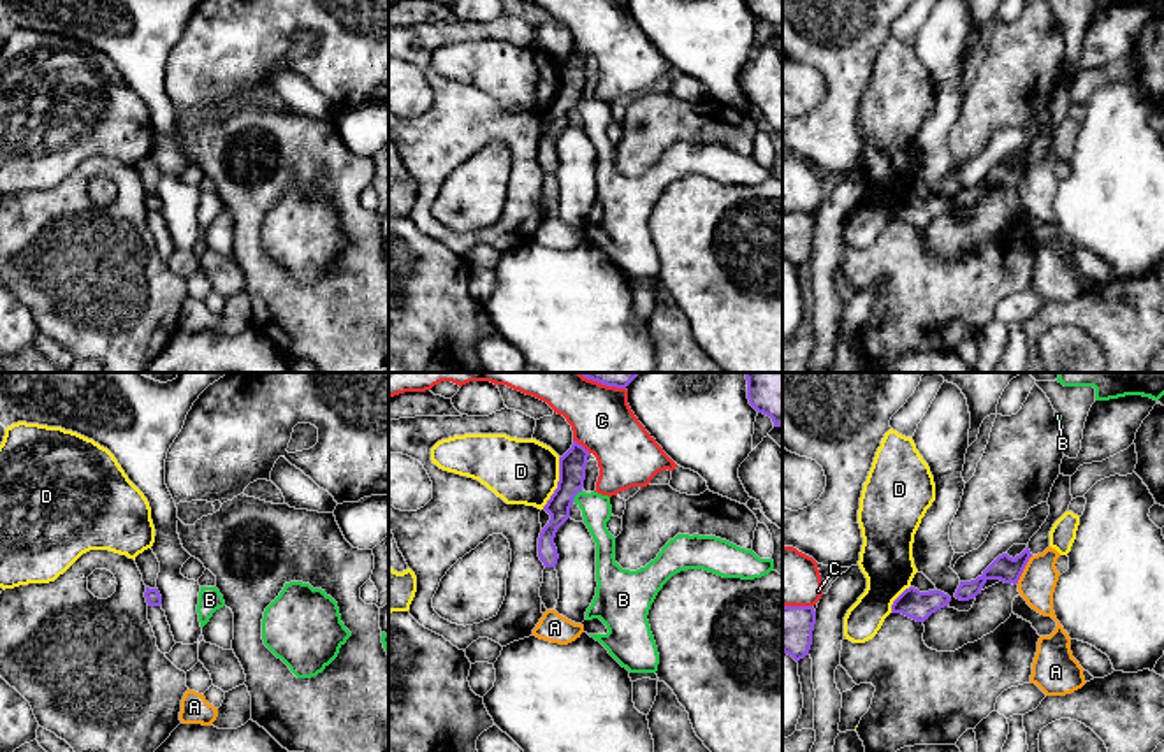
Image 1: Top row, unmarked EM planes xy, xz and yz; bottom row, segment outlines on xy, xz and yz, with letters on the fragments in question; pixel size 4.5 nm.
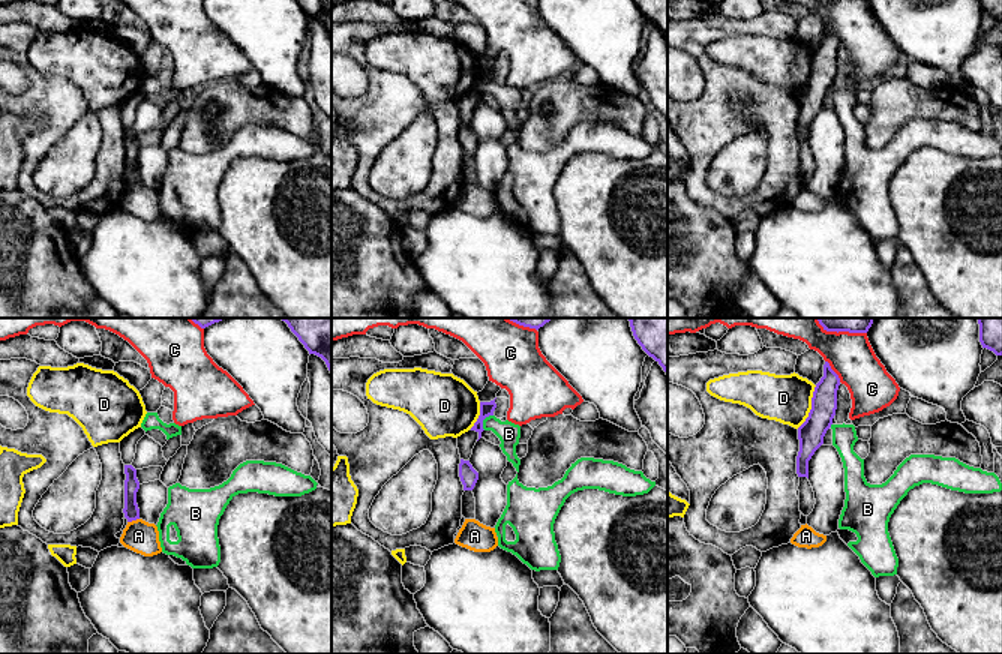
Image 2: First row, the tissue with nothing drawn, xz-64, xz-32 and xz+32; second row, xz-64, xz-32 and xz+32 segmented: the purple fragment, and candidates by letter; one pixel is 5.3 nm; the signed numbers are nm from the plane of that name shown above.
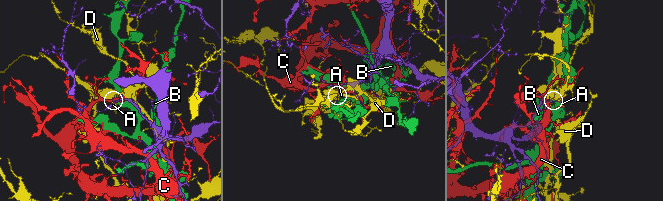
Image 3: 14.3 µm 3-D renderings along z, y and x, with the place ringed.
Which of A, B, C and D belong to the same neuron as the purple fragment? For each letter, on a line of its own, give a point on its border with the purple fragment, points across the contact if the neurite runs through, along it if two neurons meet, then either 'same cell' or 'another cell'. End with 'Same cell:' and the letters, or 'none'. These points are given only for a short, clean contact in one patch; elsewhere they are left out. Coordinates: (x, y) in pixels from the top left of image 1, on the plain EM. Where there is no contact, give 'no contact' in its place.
A: yz (1024, 174) | along yz (1033, 162), (1015, 190) | another cell
B: xz (575, 101) | another cell
C: xz (581, 51) | another cell
D: xz (558, 90) | another cell
Same cell: none

